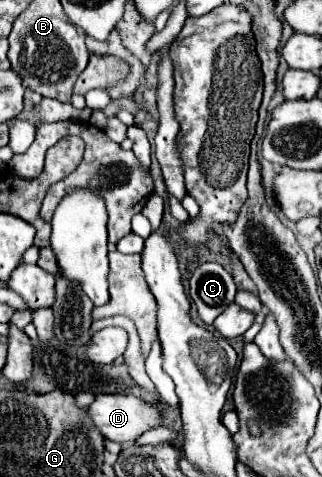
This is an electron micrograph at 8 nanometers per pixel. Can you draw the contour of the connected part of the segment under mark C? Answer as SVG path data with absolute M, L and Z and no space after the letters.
M201 263L191 275L189 295L205 323L213 323L233 303L235 293L233 275L219 263Z

